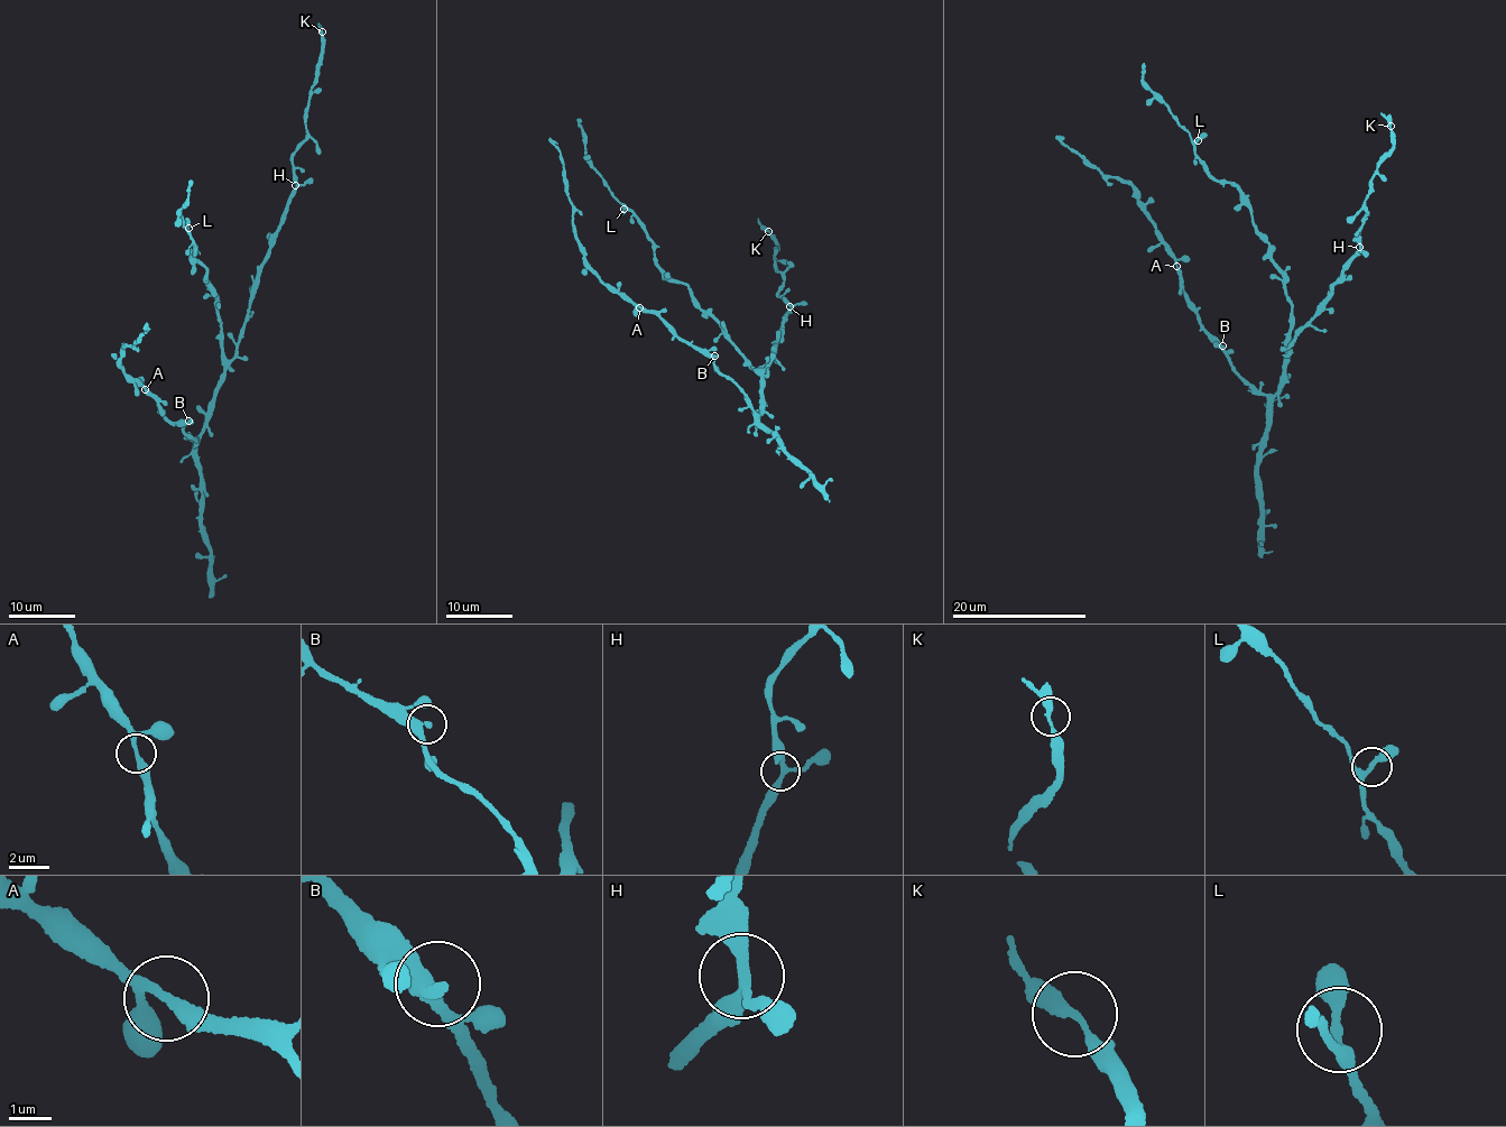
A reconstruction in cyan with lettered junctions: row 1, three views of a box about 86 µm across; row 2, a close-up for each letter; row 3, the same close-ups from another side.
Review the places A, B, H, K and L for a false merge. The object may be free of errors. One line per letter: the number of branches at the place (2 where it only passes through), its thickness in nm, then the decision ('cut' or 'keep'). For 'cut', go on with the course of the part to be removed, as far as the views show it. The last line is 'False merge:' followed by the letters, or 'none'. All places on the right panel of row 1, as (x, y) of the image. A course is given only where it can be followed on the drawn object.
A: 3 branches meet; 240 nm thick; keep
B: 2 branches meet; 280 nm thick; keep
H: 3 branches meet; 240 nm thick; keep
K: 2 branches meet; 280 nm thick; keep
L: 3 branches meet; 260 nm thick; keep
False merge: none

